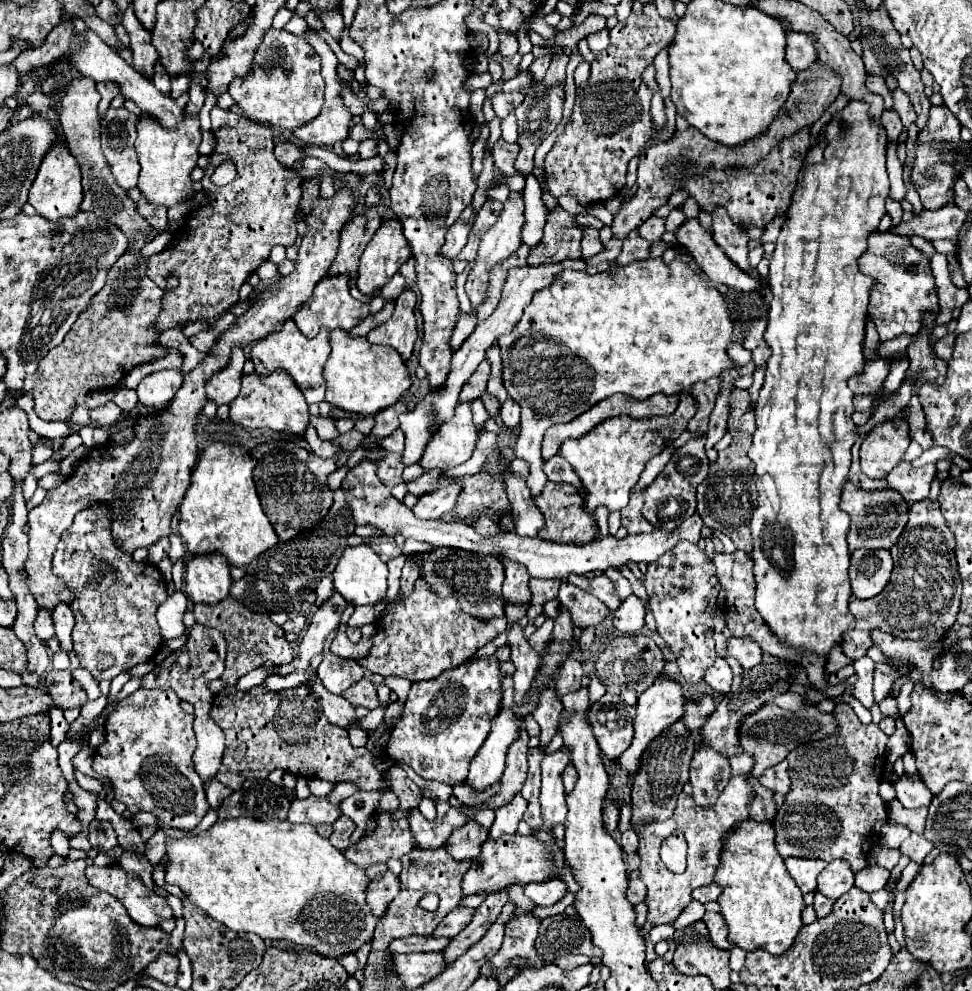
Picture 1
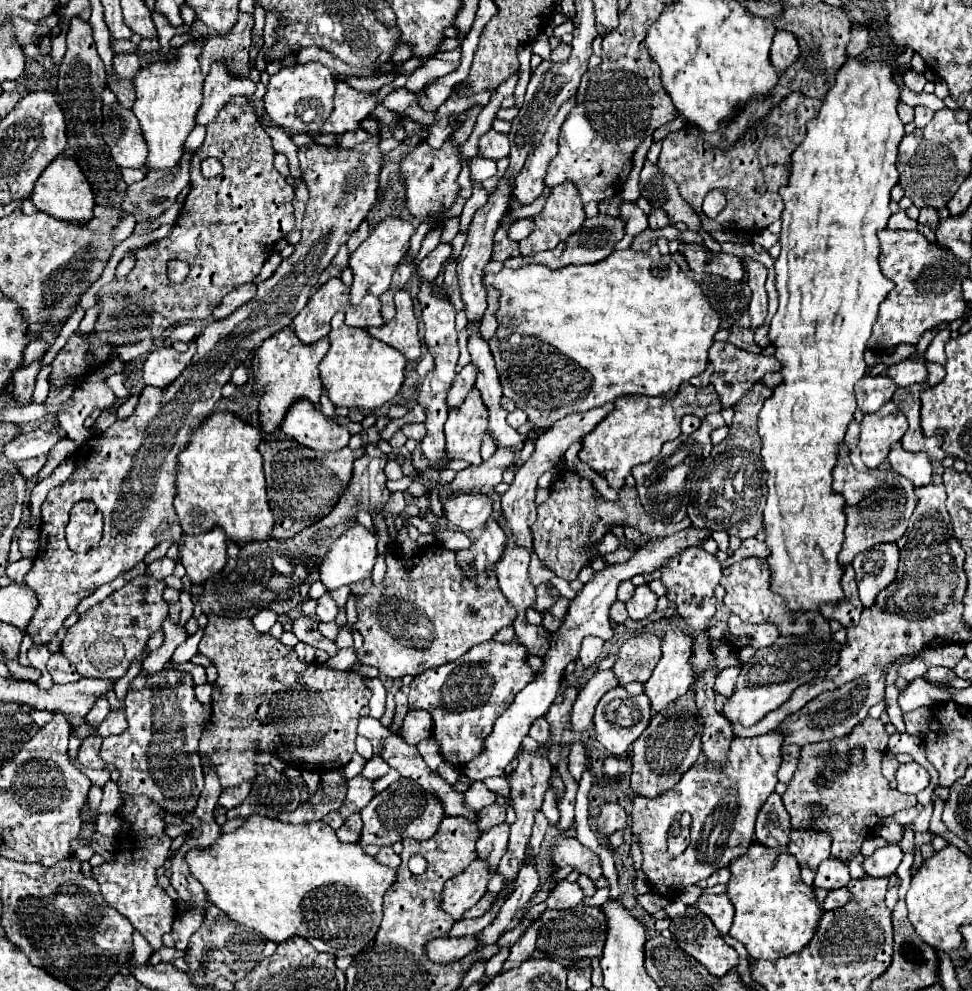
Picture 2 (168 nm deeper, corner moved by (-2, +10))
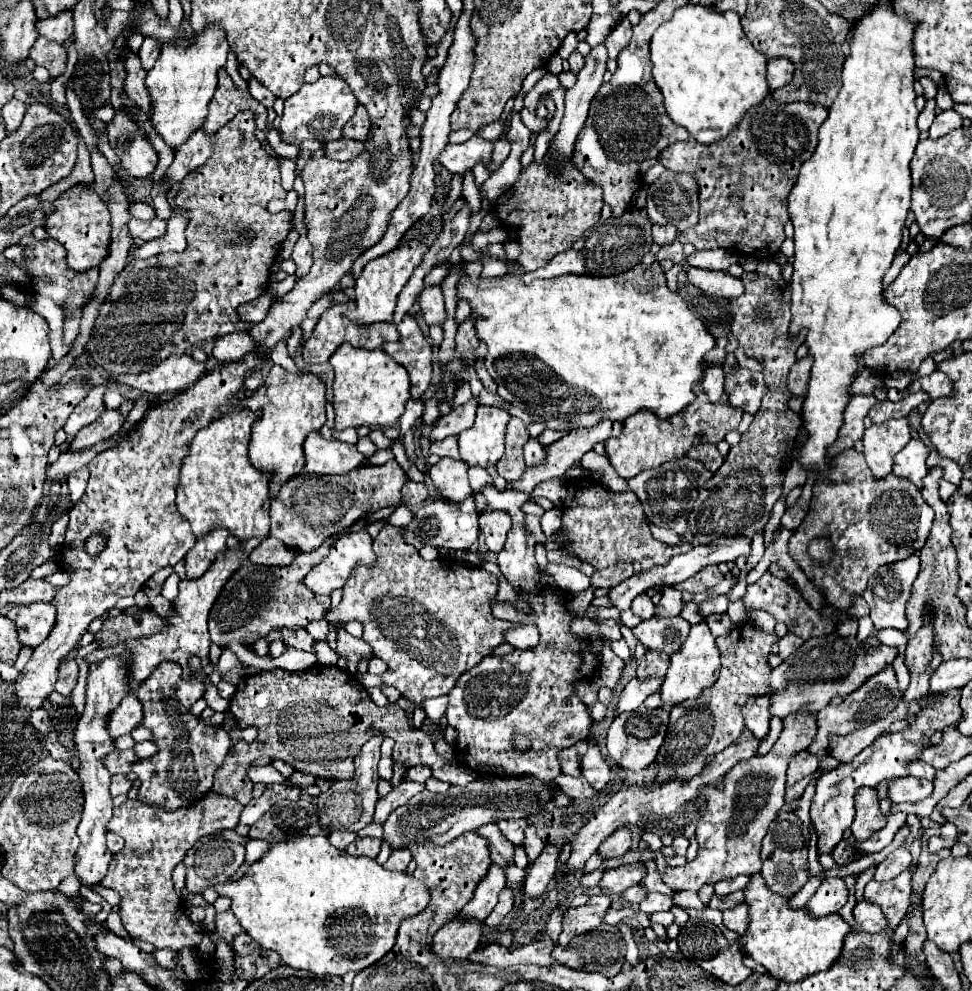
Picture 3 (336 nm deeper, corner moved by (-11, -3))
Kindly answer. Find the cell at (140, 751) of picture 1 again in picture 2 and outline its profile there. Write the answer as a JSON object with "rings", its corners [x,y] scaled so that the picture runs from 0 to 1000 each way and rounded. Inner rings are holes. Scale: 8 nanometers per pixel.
{"rings":[[[167,676],[160,682],[156,680],[144,680],[140,688],[136,688],[134,698],[130,700],[130,727],[132,735],[126,741],[117,741],[107,745],[105,749],[105,767],[109,771],[117,771],[123,779],[121,793],[128,801],[134,803],[152,803],[158,807],[165,815],[171,815],[171,819],[187,821],[198,819],[202,815],[202,807],[208,799],[210,783],[204,763],[204,749],[208,743],[208,729],[212,727],[214,712],[206,710],[200,702],[200,688],[193,678],[187,676]]]}

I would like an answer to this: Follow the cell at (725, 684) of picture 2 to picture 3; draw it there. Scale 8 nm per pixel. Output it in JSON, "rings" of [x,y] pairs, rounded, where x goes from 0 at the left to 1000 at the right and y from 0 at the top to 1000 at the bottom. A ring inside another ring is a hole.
{"rings":[[[777,703],[764,711],[764,724],[769,728],[769,736],[779,744],[787,746],[791,742],[791,705],[789,703]]]}

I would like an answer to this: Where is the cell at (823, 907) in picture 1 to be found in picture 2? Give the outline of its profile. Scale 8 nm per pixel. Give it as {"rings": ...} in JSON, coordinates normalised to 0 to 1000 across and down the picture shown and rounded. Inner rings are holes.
{"rings":[[[862,896],[858,900],[852,900],[852,904],[850,904],[846,914],[848,914],[848,918],[858,918],[858,916],[868,914],[872,908],[874,908],[874,900],[870,896]]]}

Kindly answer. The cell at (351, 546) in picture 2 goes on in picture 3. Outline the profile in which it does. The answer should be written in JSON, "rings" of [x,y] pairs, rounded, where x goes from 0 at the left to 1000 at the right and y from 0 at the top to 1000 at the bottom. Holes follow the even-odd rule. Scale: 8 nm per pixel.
{"rings":[[[378,536],[353,538],[343,546],[338,560],[312,582],[312,588],[326,600],[338,600],[343,594],[351,594],[367,568],[384,570],[386,558],[382,548],[384,544]]]}

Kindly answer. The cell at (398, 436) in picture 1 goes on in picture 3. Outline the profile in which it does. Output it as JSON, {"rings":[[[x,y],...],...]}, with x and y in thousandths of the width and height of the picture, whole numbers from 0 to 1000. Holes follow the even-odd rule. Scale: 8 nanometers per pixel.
{"rings":[[[460,441],[458,445],[448,445],[448,447],[443,447],[443,457],[452,459],[452,461],[474,463],[474,461],[472,461],[472,451],[470,451],[470,441]]]}

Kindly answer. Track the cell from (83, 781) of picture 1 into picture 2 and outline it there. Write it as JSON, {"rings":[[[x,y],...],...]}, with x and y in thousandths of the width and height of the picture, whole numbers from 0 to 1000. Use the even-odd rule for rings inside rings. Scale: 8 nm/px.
{"rings":[[[95,741],[93,745],[88,745],[80,758],[80,769],[84,773],[94,776],[107,776],[110,771],[102,763],[105,752],[105,745],[101,745],[101,741]]]}

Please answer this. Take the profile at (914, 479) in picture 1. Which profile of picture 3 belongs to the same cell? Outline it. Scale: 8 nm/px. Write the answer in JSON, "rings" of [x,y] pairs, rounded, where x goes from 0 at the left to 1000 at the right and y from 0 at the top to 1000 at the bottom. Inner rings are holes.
{"rings":[[[937,443],[929,455],[919,463],[919,479],[933,481],[945,493],[950,491],[950,481],[954,479],[952,463],[956,461],[956,451],[948,443]]]}

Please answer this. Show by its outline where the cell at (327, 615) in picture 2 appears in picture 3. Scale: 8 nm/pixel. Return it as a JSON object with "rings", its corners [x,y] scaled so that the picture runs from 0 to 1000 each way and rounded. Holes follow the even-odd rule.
{"rings":[[[347,635],[347,659],[357,665],[357,677],[365,679],[367,669],[373,665],[384,665],[386,661],[382,659],[382,653],[376,647],[369,647],[361,643],[355,635]]]}

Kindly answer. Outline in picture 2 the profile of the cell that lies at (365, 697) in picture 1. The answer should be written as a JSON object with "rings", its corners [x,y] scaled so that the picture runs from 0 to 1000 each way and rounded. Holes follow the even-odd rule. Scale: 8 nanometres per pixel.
{"rings":[[[214,622],[206,660],[214,662],[224,676],[218,696],[218,737],[206,745],[206,761],[216,763],[224,777],[228,795],[243,793],[263,783],[263,763],[280,761],[309,777],[340,777],[360,769],[366,759],[366,733],[370,714],[379,712],[383,696],[366,678],[331,674],[323,668],[309,668],[302,654],[290,650],[278,640],[261,634],[259,626],[233,626],[233,622]]]}

